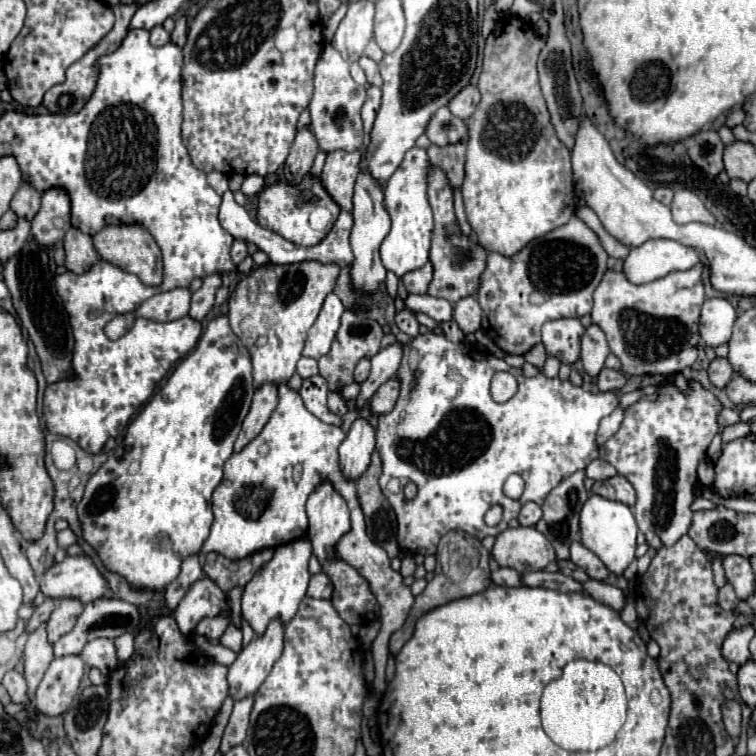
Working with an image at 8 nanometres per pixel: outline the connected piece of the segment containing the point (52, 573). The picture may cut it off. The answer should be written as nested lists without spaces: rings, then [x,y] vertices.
[[[85,554],[67,556],[63,562],[53,564],[41,576],[39,584],[47,598],[79,598],[85,604],[109,592],[107,578]]]

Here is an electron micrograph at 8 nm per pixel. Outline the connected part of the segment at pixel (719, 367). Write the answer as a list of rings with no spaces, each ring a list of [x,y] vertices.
[[[715,358],[709,366],[709,380],[717,388],[725,388],[731,378],[733,378],[733,368],[731,368],[729,360],[727,358]]]

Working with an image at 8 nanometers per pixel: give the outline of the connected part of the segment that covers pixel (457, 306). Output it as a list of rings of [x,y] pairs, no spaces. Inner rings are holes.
[[[467,296],[453,304],[453,320],[465,334],[471,334],[481,326],[481,306],[475,296]]]

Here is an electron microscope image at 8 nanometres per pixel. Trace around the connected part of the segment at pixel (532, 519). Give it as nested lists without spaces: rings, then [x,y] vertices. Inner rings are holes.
[[[527,502],[521,506],[521,512],[517,516],[521,526],[535,526],[541,520],[541,506],[537,506],[535,502]]]

